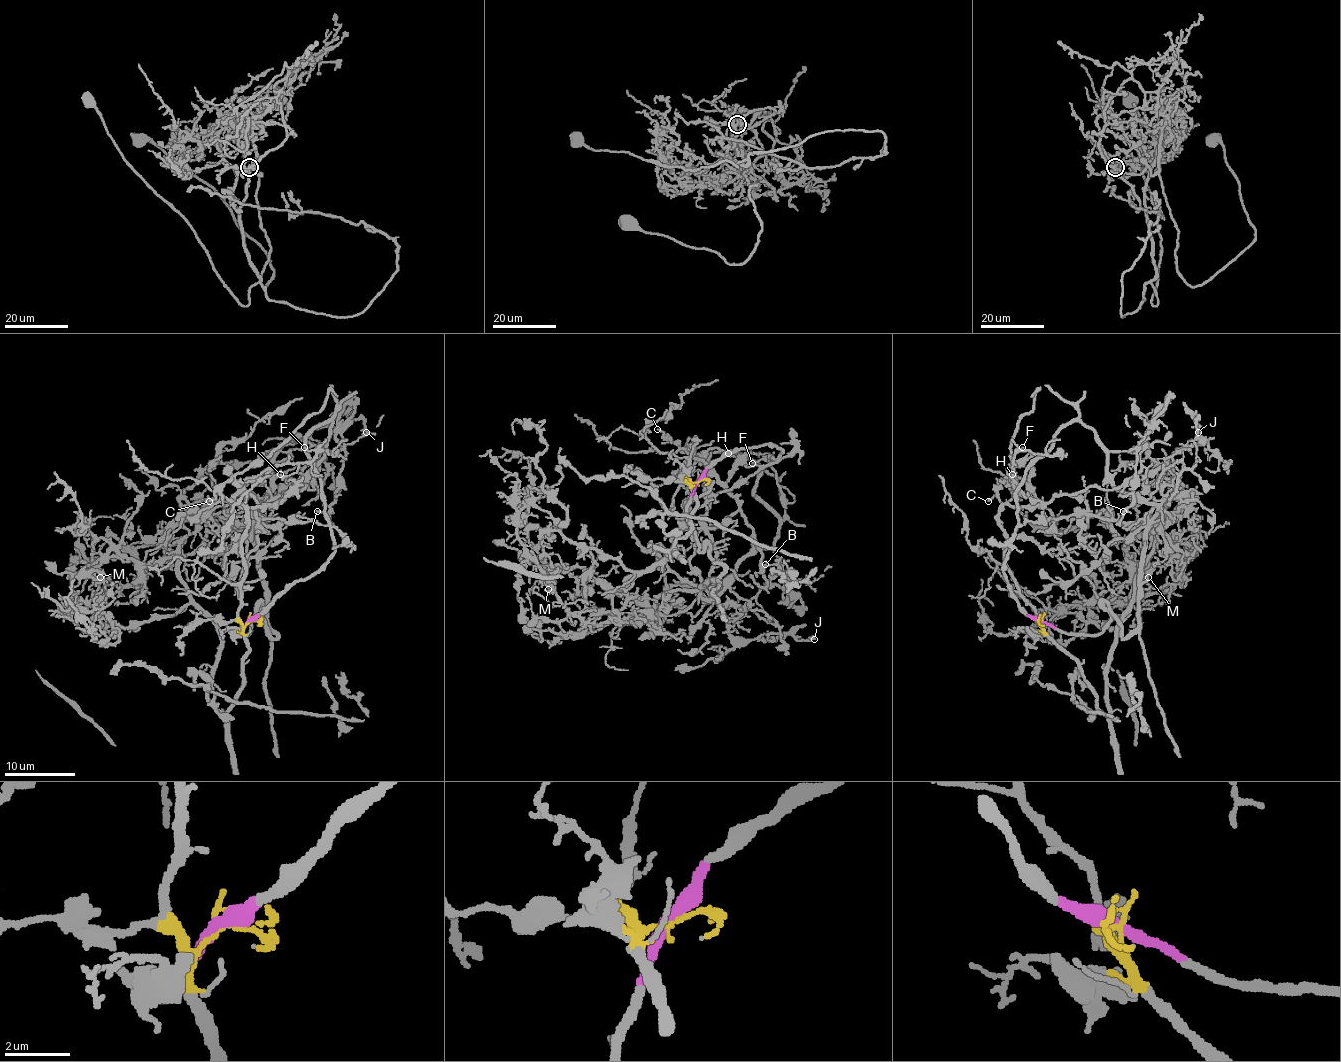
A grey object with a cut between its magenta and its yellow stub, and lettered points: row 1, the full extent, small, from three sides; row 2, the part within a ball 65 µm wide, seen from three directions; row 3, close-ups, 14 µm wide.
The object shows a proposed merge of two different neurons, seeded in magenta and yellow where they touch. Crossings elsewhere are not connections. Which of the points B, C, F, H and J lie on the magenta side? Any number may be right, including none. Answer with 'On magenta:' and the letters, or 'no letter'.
On magenta: B, C, F, H, J

